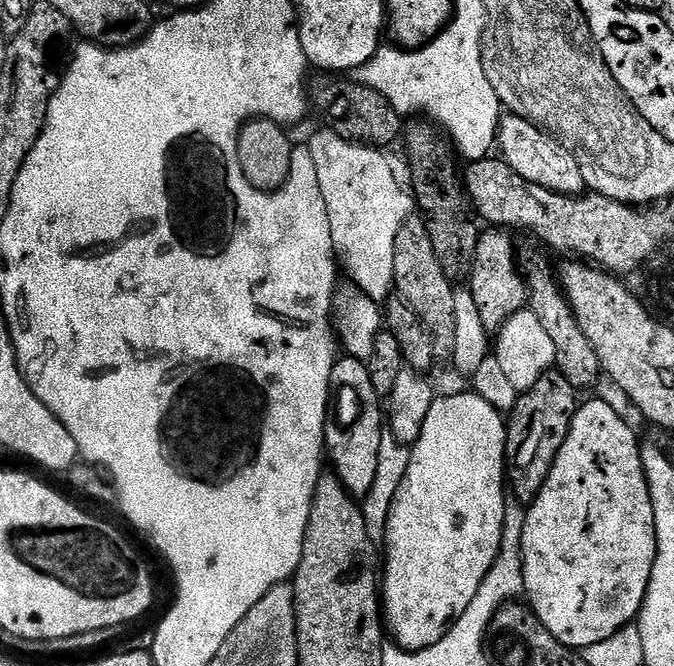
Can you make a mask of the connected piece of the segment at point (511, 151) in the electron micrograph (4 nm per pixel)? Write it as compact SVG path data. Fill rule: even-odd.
M508 114L501 119L498 152L510 167L522 174L522 178L538 182L538 186L569 194L580 194L585 191L584 169L580 166L577 153L567 143L561 142L543 128L536 127L532 121L524 119L519 114Z

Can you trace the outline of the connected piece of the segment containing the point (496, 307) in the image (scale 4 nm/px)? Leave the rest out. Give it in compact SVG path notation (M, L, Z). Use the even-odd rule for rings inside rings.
M484 230L481 231L474 245L476 269L472 272L470 291L478 306L482 322L492 334L499 333L508 319L516 312L524 310L530 300L530 289L525 277L518 271L518 256L516 260L512 240L507 235L511 236L504 230ZM516 268L518 273L516 273Z

